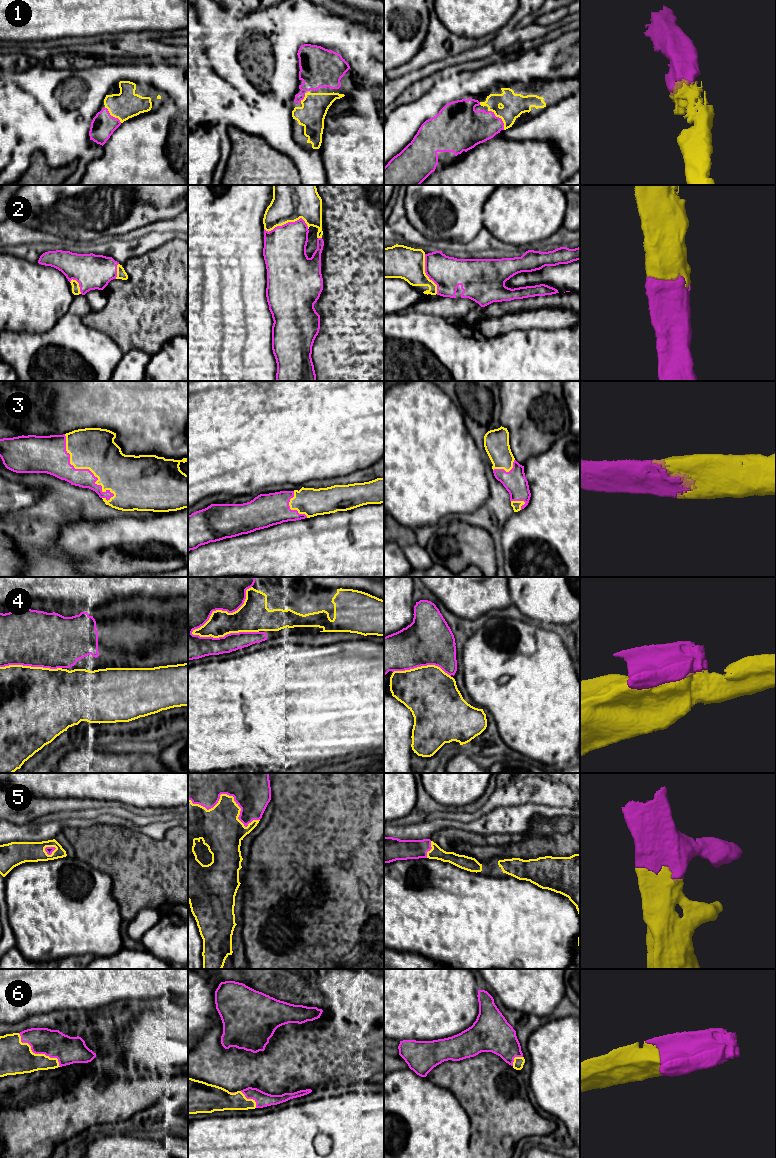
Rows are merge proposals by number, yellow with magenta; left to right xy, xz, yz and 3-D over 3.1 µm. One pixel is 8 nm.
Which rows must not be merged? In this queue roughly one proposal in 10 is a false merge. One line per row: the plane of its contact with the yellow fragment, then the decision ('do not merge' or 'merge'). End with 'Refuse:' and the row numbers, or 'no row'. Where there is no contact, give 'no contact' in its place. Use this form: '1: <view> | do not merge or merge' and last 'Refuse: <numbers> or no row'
1: yz | merge
2: xz | merge
3: xy | merge
4: xz | do not merge
5: xz | merge
6: xy | merge
Refuse: 4

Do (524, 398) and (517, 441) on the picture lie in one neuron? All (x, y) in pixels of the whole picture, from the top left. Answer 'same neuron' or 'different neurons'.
same neuron

